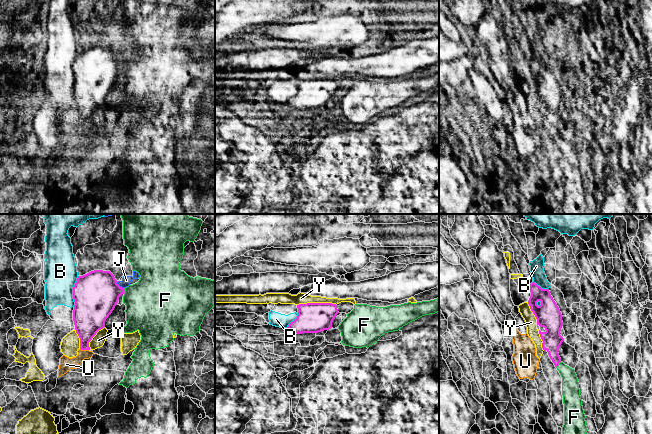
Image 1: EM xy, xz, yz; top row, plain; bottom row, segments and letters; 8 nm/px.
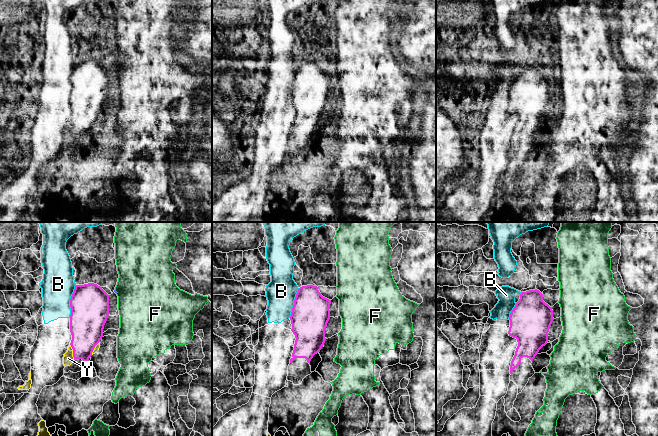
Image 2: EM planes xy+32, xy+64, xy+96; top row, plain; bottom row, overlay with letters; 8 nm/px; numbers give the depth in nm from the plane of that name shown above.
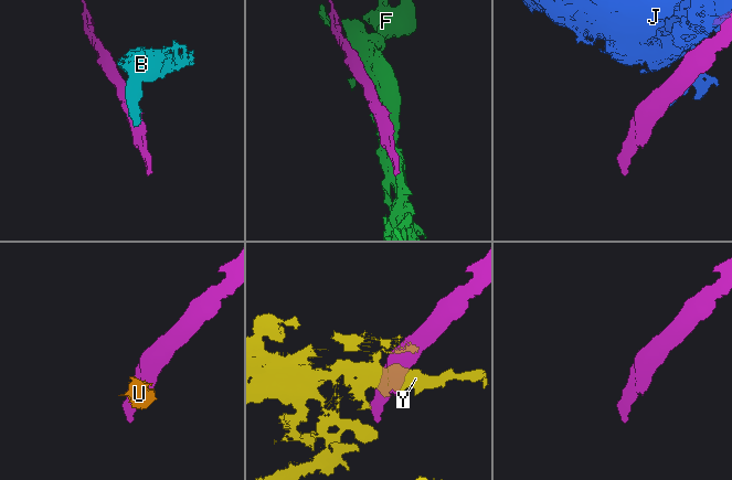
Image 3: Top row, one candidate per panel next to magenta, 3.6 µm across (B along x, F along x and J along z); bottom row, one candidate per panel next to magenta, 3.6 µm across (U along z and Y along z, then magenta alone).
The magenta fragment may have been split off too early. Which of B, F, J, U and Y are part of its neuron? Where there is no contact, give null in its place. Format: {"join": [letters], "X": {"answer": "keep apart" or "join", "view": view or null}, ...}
{"join": [], "B": {"answer": "keep apart", "view": "xy"}, "F": {"answer": "keep apart", "view": "xy"}, "J": {"answer": "keep apart", "view": "xy"}, "U": {"answer": "keep apart", "view": "xy"}, "Y": {"answer": "keep apart", "view": "xz"}}

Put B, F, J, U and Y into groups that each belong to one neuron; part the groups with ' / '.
B J / F / U / Y

